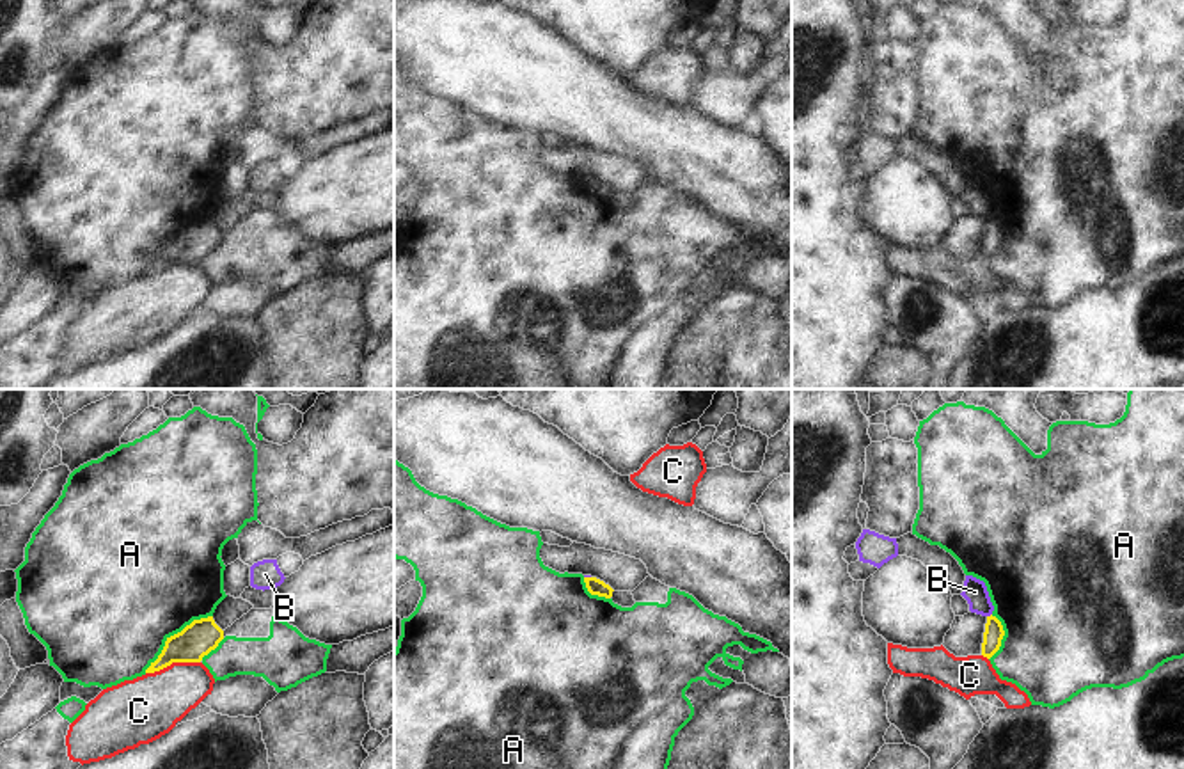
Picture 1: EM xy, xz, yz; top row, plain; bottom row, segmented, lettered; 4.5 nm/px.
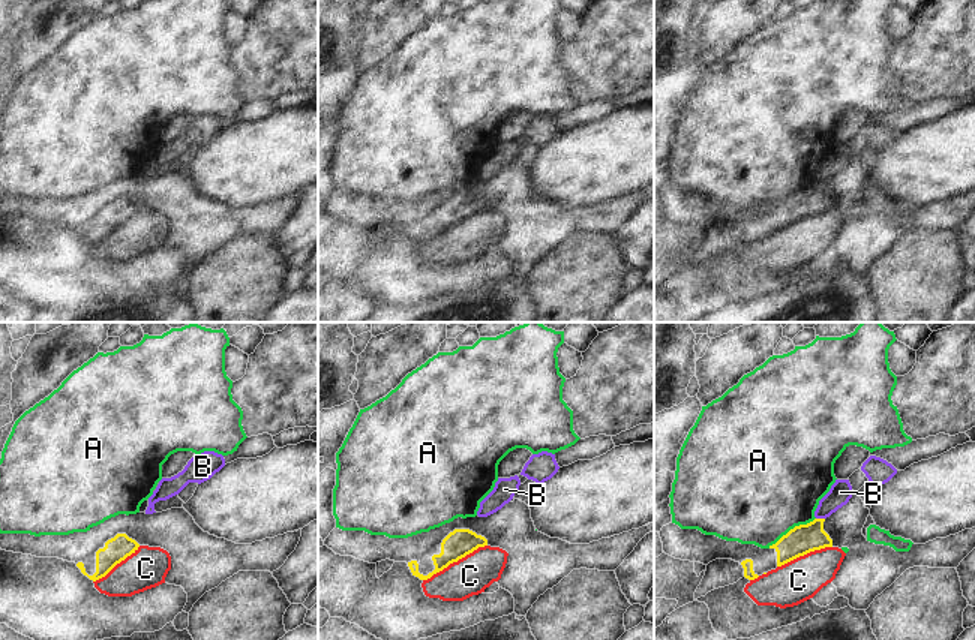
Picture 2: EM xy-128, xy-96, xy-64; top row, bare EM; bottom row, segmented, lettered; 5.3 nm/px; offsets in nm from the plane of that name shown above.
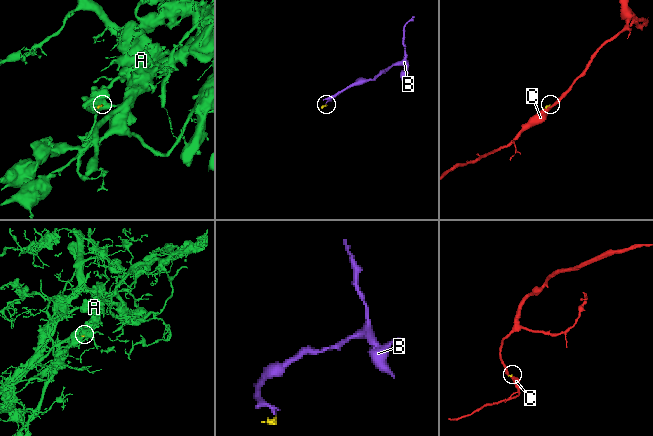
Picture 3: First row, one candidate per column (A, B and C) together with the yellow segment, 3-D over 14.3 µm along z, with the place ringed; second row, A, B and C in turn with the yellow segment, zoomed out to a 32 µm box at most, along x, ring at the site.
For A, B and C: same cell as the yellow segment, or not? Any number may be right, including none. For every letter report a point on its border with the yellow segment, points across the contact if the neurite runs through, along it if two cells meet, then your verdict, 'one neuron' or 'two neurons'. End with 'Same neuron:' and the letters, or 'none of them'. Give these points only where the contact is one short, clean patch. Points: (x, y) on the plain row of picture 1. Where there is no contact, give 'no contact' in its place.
A: xy (174, 237) | two neurons
B: yz (991, 217) | along yz (991, 215), (987, 219) | two neurons
C: xy (173, 263) | two neurons
Same neuron: none of them

